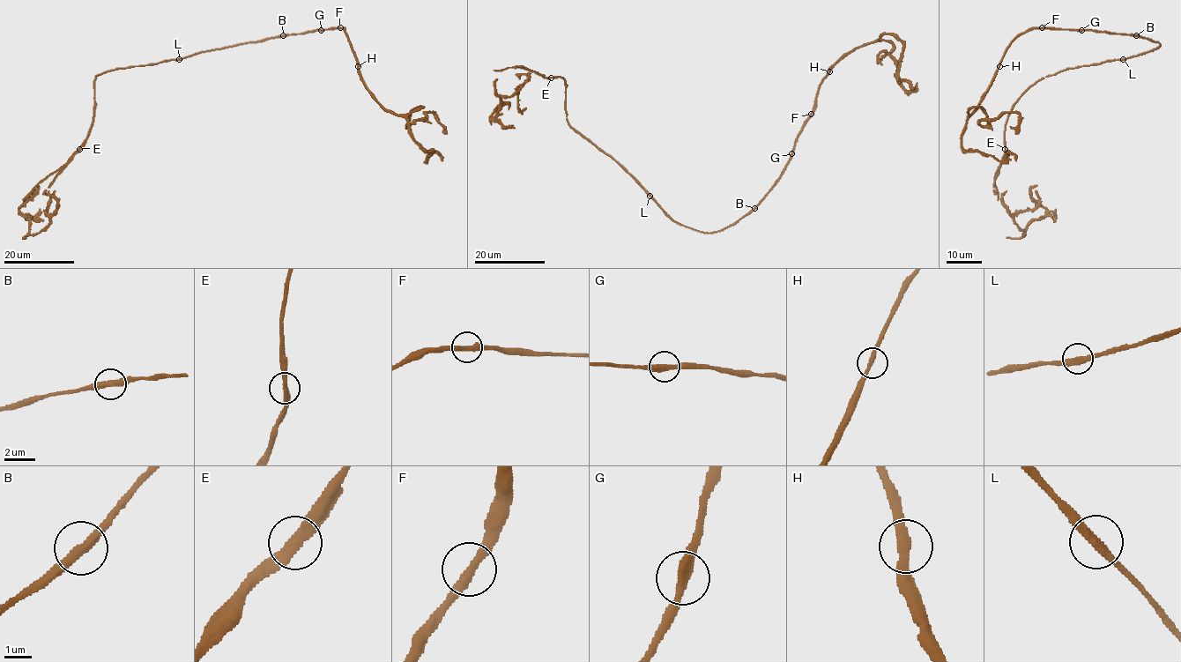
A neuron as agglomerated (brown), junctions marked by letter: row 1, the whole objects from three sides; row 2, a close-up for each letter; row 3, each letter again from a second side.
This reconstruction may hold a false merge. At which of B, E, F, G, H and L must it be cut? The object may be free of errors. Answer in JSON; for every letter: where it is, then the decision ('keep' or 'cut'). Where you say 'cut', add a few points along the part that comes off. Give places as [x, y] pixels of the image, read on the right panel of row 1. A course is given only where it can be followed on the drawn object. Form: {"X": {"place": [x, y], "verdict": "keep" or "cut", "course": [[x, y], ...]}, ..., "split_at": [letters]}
{"B": {"place": [1136, 35], "verdict": "keep"}, "E": {"place": [1005, 149], "verdict": "cut", "course": [[1005, 148], [1005, 155], [995, 174], [998, 200]]}, "F": {"place": [1042, 27], "verdict": "keep"}, "G": {"place": [1081, 30], "verdict": "keep"}, "H": {"place": [999, 66], "verdict": "keep"}, "L": {"place": [1123, 59], "verdict": "keep"}, "split_at": ["E"]}

